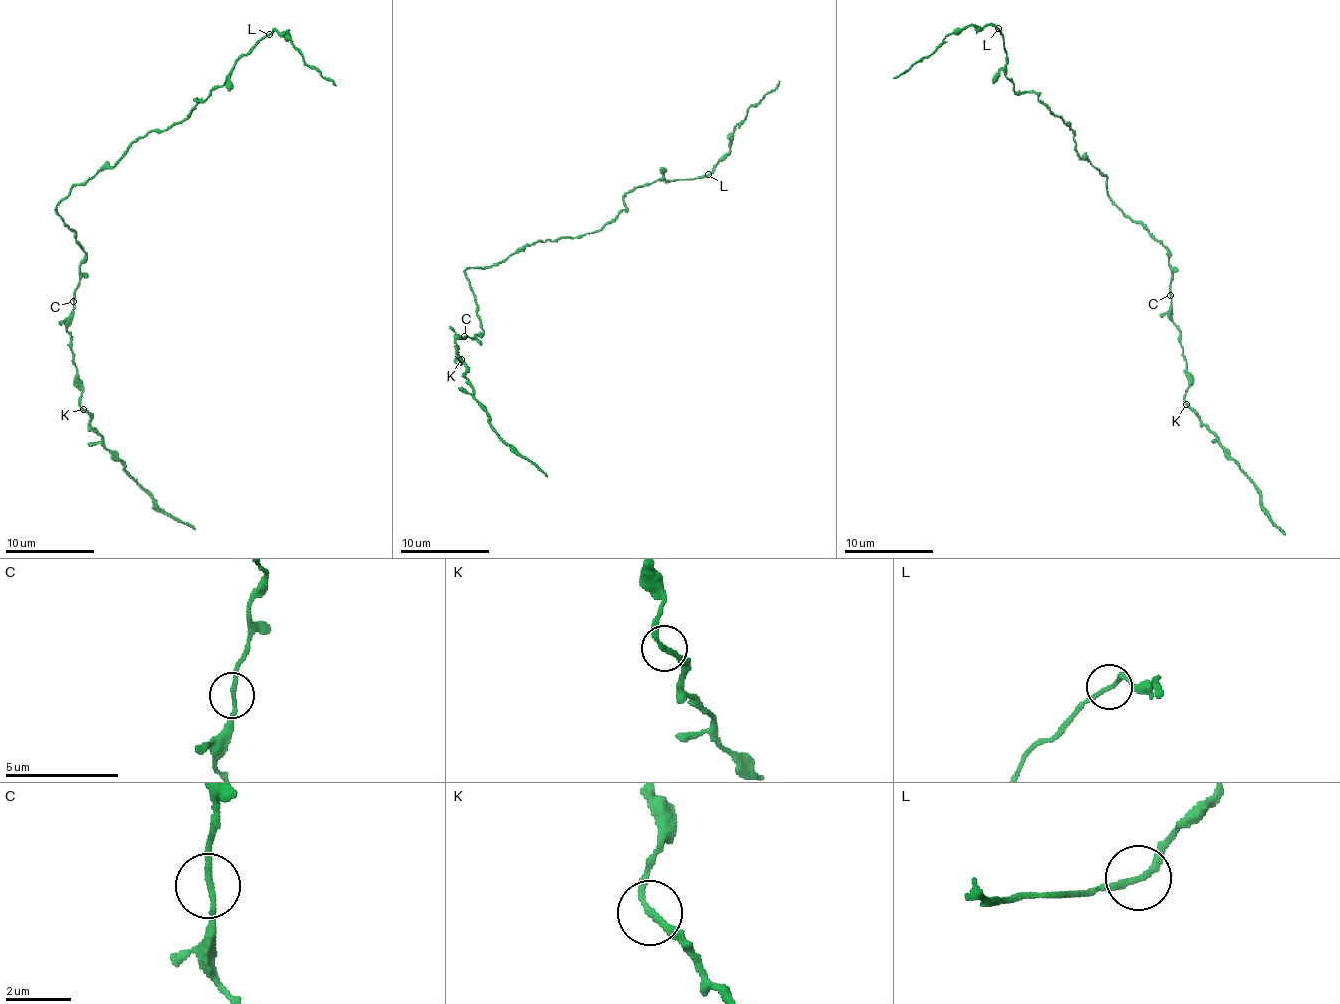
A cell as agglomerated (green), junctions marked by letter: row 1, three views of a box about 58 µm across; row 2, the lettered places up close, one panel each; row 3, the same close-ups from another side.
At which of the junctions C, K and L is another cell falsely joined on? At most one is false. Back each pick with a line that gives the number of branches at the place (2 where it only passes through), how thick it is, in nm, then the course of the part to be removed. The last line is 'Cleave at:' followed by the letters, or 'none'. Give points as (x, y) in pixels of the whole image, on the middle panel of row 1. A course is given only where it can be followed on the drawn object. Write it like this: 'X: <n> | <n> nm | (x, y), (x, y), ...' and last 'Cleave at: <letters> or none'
K: 2 | 180 nm | (461, 360), (466, 381), (488, 421), (523, 457), (547, 476)
Cleave at: K

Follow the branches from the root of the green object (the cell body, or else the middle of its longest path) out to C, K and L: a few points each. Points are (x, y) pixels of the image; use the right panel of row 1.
C: (1106, 190), (1106, 194), (1126, 214), (1134, 221), (1141, 221), (1166, 249), (1171, 271), (1170, 295)
K: (1106, 190), (1126, 214), (1141, 221), (1166, 249), (1171, 271), (1170, 319), (1179, 330), (1189, 380), (1186, 405)
L: (1106, 190), (1107, 177), (1075, 148), (1069, 123), (1033, 92), (1014, 90), (1005, 75), (1003, 37), (998, 28)

